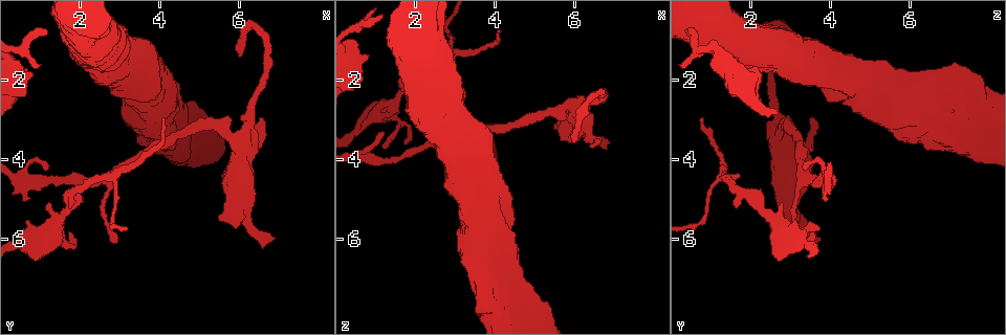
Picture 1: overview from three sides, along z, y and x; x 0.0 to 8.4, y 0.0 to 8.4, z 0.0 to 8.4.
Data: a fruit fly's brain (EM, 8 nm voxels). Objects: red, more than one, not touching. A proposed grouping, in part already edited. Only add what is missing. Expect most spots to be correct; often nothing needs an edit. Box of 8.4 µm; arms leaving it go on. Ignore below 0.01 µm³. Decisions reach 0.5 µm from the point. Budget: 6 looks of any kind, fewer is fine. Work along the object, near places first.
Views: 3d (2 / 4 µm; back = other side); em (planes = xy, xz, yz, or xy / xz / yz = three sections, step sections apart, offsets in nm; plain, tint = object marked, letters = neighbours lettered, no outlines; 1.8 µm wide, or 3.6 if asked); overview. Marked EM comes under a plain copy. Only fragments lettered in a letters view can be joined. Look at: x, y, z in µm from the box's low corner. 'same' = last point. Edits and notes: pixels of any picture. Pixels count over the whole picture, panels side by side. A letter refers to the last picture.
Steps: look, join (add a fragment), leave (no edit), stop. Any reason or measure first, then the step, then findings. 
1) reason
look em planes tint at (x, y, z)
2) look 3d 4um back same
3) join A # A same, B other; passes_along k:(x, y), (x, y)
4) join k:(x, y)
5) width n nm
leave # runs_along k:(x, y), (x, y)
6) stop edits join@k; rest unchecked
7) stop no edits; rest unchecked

branch stops here
look em planes tint at (6.00, 1.45, 3.55)

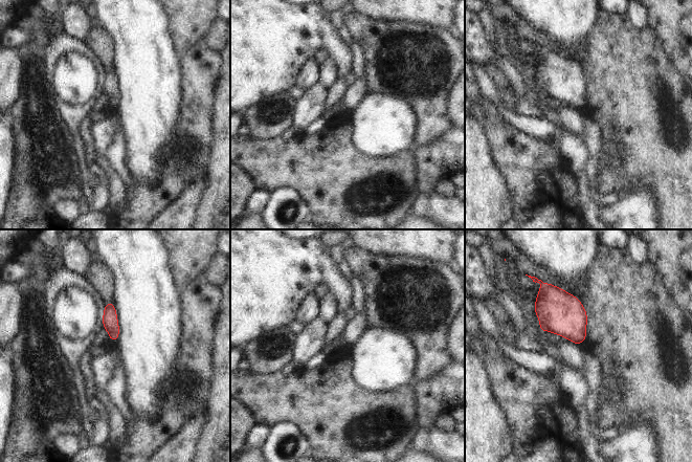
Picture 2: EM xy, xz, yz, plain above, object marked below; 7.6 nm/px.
see the neighbours
look em planes letters same

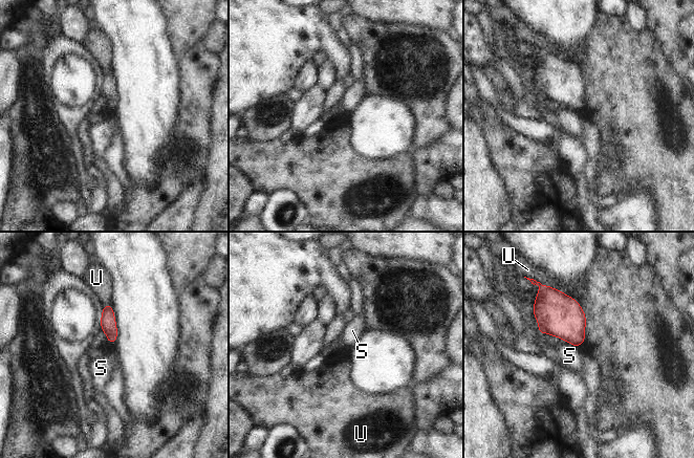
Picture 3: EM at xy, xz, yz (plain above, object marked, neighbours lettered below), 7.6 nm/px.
leave # S other, U other; border 3:(569, 343), (578, 348); no lettered fragment goes on from it

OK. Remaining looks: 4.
free end
look 3d 2um at (6.75, 5.95, 3.75)

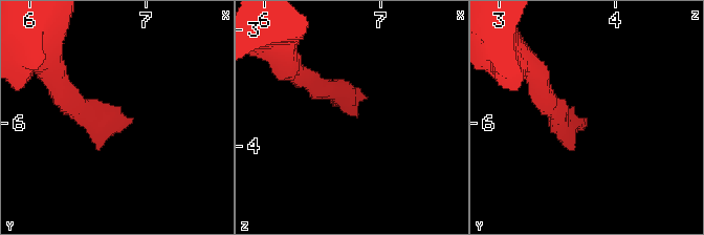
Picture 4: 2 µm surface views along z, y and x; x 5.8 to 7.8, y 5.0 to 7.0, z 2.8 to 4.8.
look em planes letters at (6.80, 5.98, 3.72)

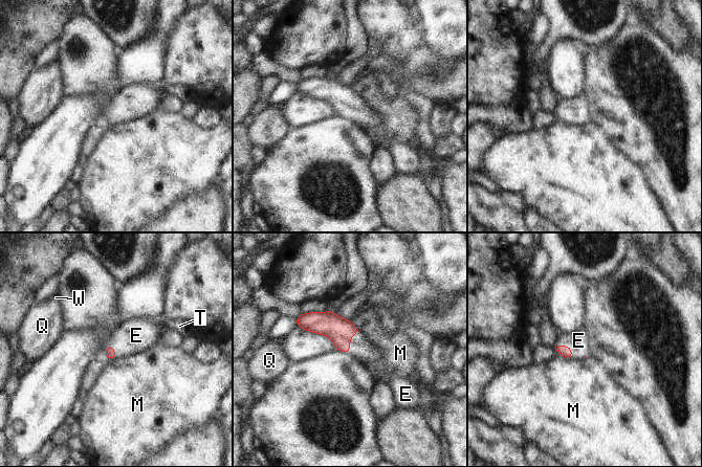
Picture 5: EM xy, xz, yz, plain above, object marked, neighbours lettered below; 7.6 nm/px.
join E # E same, M other, Q other, T other, W other; passes_along 5:(564, 351), (569, 347), (578, 340); the neuron continues

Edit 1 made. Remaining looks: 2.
stop edits join@5; rest unchecked

